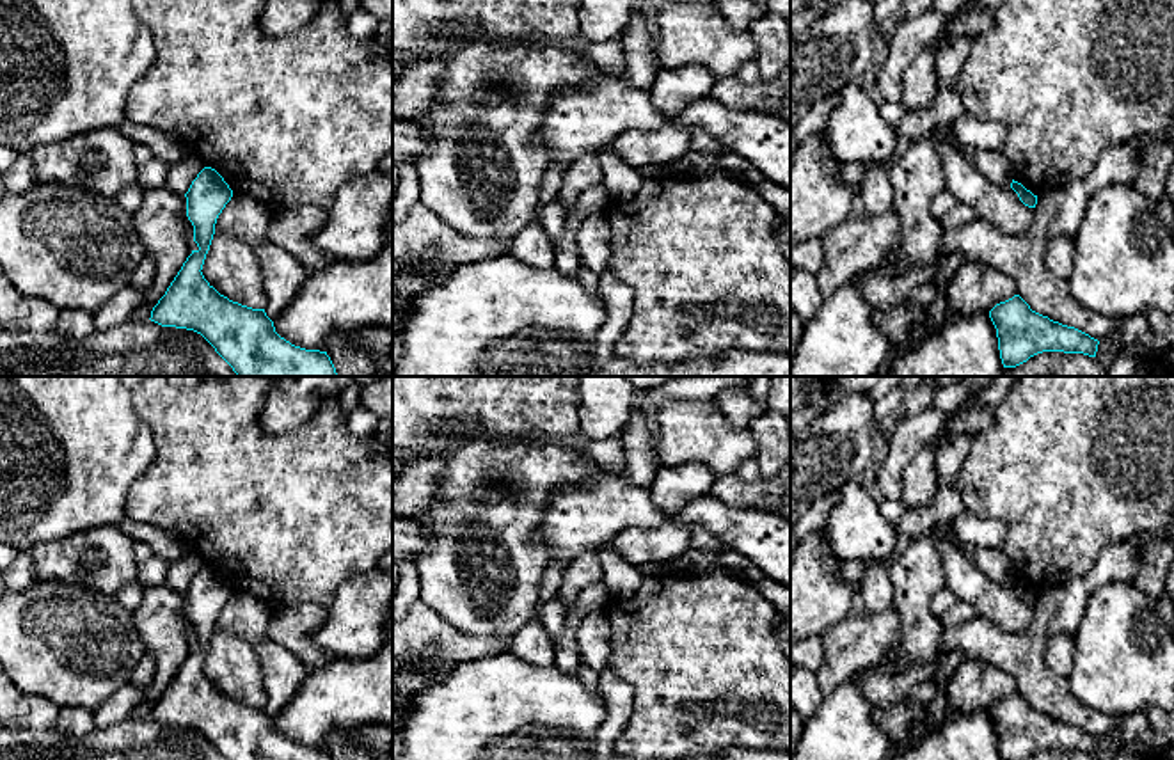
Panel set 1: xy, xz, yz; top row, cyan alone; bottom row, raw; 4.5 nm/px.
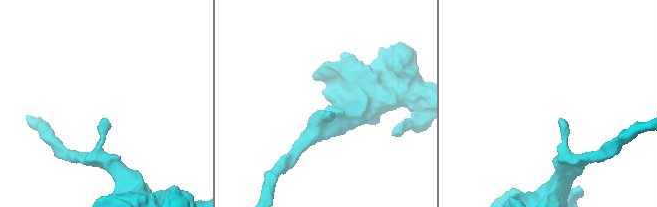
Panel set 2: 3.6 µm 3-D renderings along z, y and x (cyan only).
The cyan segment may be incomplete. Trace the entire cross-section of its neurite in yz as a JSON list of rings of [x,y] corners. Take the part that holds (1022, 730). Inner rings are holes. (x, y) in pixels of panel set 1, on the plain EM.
[[[1019,693],[996,701],[989,716],[996,726],[1002,760],[1027,760],[1043,749],[1096,755],[1098,737],[1032,709]]]

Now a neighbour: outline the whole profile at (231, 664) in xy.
[[[215,630],[201,669],[210,684],[229,698],[265,707],[263,666],[242,637]]]

